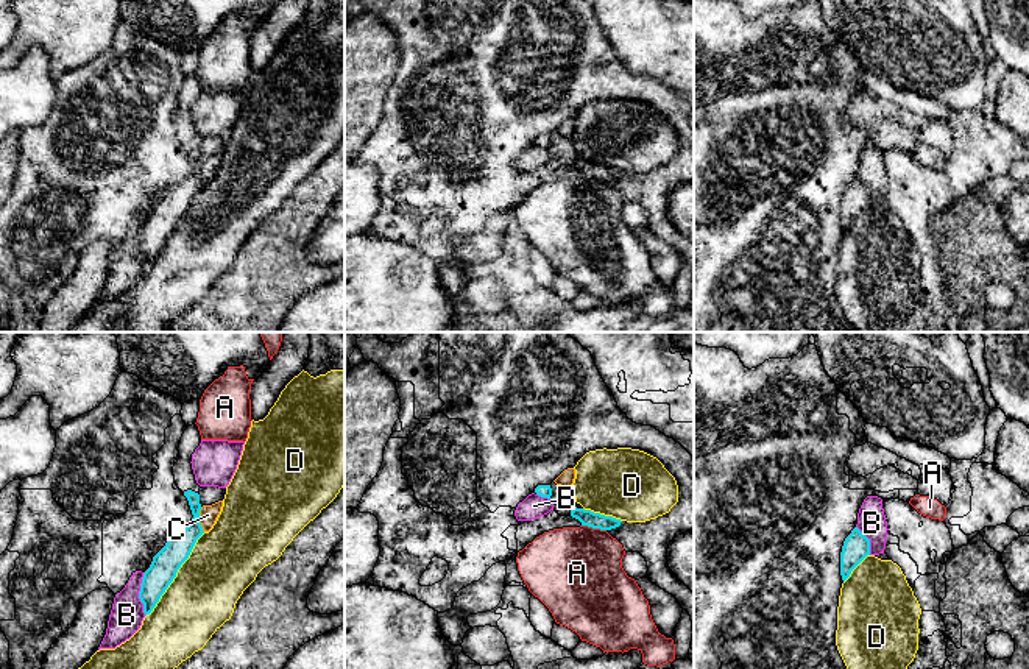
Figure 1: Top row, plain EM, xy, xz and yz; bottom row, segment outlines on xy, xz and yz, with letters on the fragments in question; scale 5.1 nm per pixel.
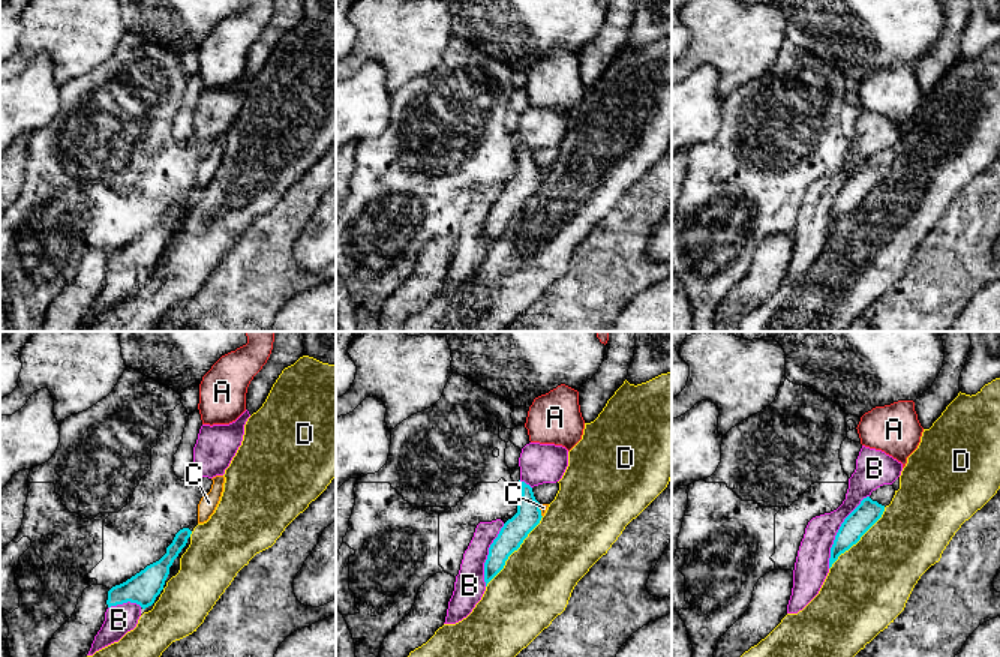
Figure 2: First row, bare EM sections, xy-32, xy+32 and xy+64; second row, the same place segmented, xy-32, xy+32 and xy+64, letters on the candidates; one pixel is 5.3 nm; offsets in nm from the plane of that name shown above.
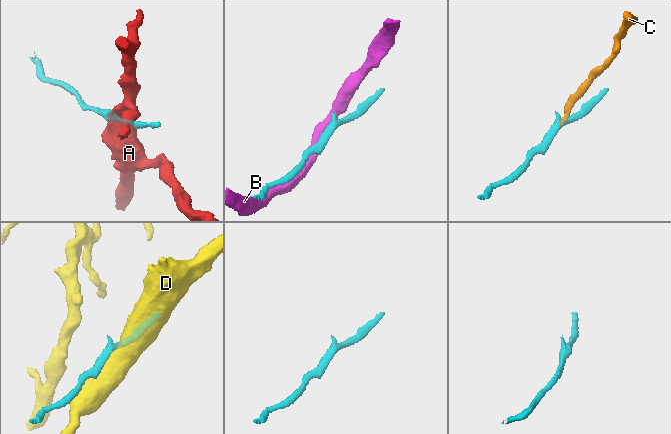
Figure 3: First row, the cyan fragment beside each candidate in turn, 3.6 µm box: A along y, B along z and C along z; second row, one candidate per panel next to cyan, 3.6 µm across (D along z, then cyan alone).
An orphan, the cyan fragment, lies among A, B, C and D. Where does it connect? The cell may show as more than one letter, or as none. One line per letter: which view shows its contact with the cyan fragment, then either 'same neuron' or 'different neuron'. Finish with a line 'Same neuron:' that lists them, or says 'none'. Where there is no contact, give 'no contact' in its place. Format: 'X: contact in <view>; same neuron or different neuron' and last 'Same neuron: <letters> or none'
A: contact in xz; different neuron
B: contact in xy; different neuron
C: contact in xy; different neuron
D: contact in xy; different neuron
Same neuron: none

